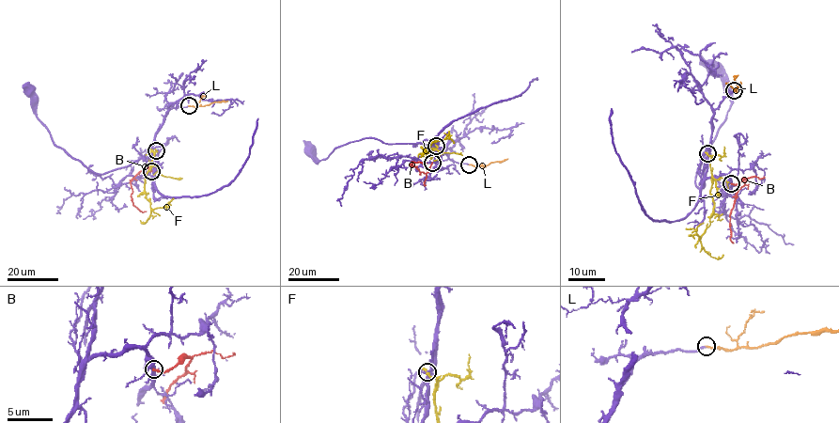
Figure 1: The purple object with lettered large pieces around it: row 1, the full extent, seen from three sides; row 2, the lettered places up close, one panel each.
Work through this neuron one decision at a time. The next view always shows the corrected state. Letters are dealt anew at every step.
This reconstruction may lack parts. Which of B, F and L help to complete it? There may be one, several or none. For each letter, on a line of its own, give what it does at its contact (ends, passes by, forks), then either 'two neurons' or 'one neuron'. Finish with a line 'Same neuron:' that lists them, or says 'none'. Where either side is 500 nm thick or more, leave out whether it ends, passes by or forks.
B: it ends; two neurons
F: it ends; two neurons
L: it ends; one neuron
Same neuron: L

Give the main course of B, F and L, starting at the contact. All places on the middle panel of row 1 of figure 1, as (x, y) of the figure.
B: (431, 163), (425, 173), (411, 164), (411, 162), (427, 163)
F: (436, 146), (425, 150), (433, 140), (448, 138), (453, 143)
L: (469, 164), (488, 165), (508, 158)

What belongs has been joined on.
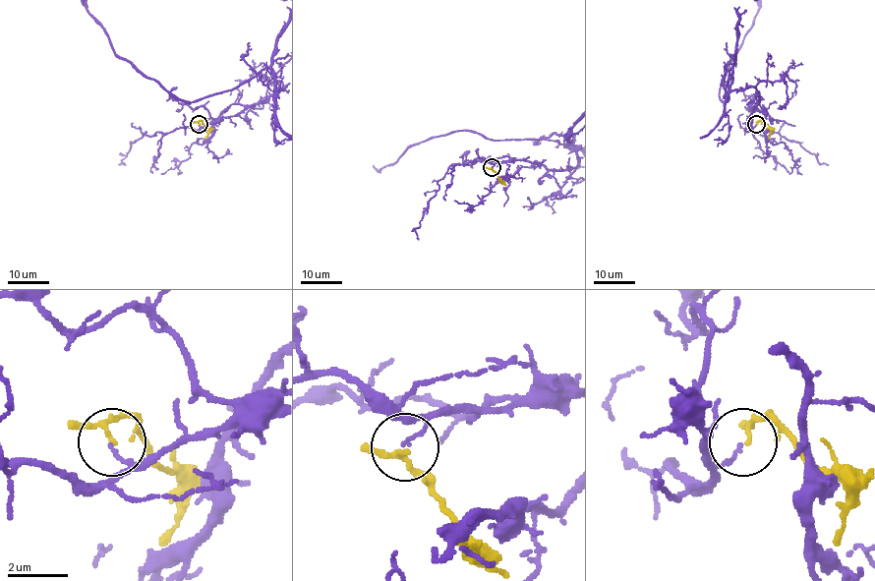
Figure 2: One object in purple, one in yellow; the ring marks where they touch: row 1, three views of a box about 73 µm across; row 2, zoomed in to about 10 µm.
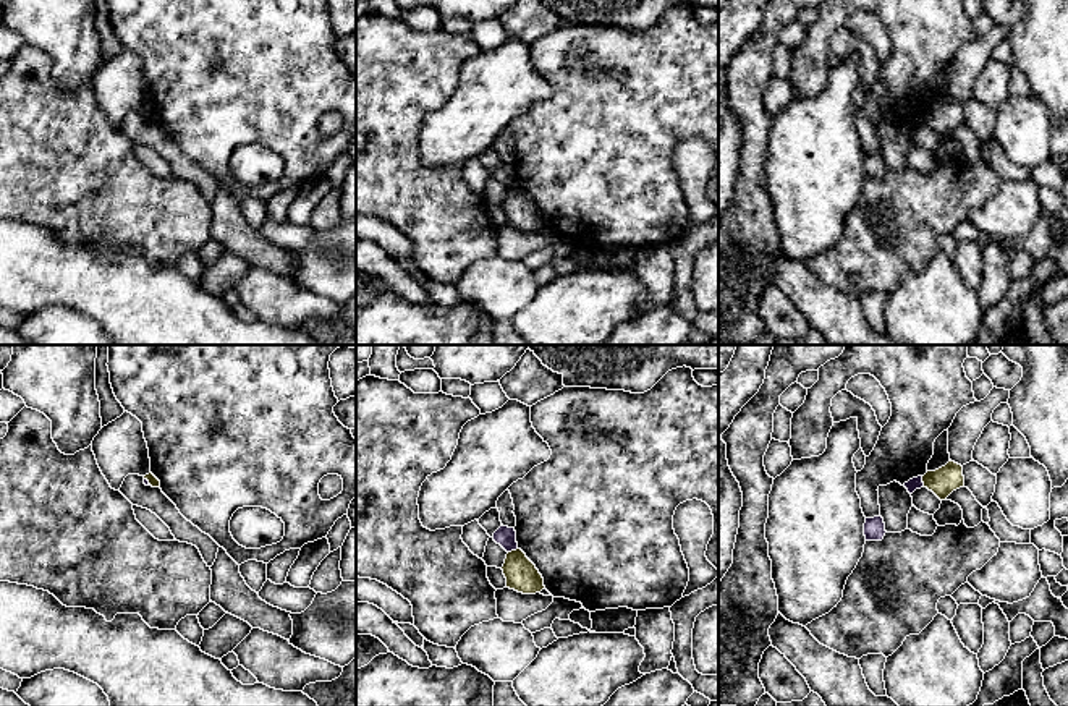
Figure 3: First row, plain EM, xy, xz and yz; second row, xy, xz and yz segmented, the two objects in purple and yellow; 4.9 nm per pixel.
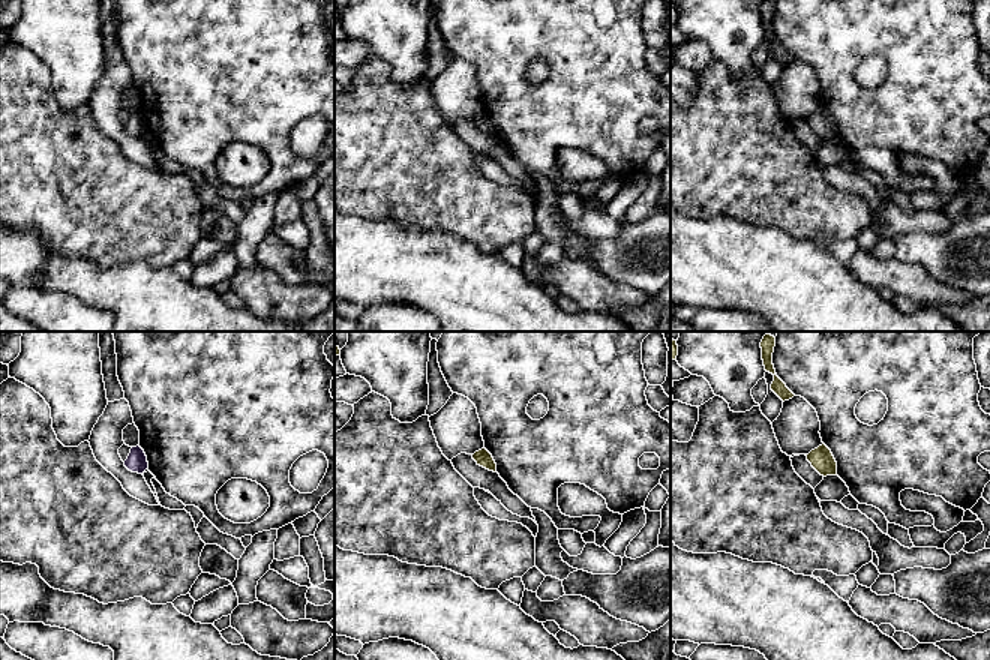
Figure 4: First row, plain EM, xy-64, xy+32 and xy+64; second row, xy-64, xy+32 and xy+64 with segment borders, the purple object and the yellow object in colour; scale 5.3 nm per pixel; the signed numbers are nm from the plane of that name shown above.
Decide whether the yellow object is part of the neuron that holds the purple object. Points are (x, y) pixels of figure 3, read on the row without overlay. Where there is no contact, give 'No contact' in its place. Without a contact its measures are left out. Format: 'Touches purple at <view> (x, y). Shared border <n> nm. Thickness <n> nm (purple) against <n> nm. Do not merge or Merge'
Touches purple at xz (512, 187). Shared border 50 nm. Thickness 100 nm (purple) against 160 nm. Do not merge

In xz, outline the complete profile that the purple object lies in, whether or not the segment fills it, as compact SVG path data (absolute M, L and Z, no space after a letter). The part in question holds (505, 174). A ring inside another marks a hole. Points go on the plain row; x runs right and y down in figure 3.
M500 164L495 170L494 170L494 178L497 181L500 181L506 189L516 188L518 186L518 180L516 180L516 168L515 165L508 165L508 164Z

